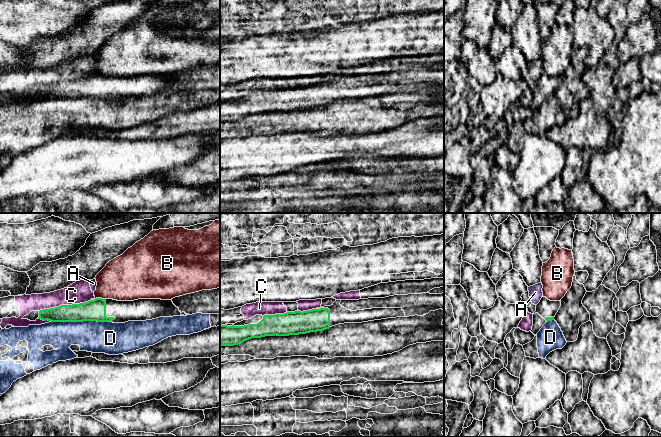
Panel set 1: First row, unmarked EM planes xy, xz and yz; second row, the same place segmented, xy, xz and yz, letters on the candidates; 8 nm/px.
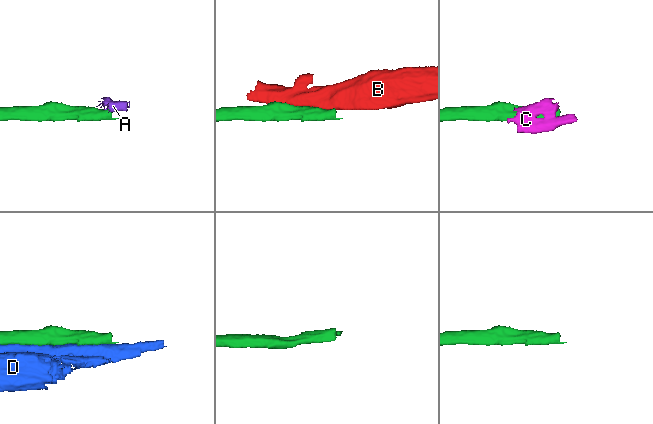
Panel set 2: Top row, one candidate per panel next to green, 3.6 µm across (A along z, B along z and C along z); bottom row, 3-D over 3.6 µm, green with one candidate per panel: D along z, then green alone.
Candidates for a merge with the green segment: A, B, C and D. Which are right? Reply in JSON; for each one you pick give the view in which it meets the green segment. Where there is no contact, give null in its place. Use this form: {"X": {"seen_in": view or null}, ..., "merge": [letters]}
{"merge": []}

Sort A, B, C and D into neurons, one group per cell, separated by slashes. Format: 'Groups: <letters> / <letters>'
Groups: A C / B / D

